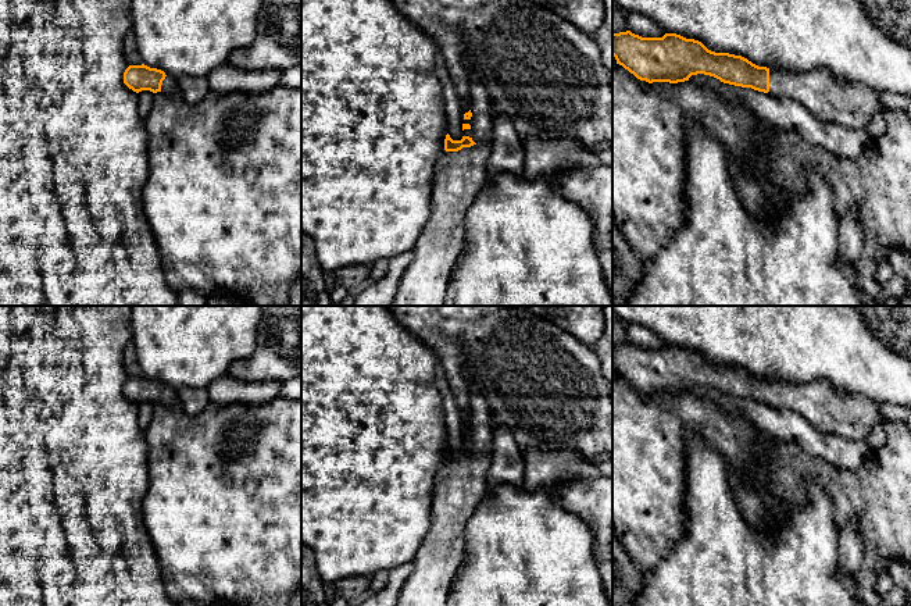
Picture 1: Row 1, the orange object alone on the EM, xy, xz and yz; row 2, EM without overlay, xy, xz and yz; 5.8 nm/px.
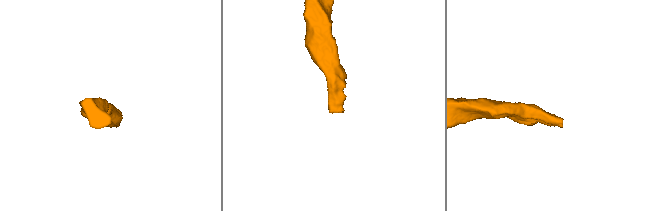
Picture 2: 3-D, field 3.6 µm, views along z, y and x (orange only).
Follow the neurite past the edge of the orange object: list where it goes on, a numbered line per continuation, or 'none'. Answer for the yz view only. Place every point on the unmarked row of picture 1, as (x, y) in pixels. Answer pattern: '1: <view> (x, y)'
1: yz (851, 416)

